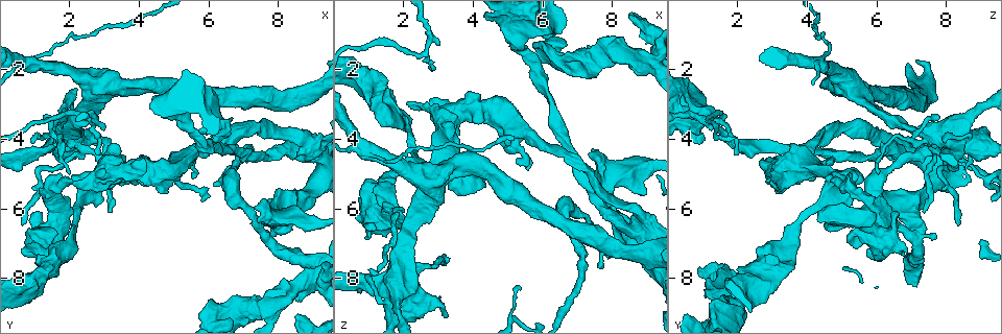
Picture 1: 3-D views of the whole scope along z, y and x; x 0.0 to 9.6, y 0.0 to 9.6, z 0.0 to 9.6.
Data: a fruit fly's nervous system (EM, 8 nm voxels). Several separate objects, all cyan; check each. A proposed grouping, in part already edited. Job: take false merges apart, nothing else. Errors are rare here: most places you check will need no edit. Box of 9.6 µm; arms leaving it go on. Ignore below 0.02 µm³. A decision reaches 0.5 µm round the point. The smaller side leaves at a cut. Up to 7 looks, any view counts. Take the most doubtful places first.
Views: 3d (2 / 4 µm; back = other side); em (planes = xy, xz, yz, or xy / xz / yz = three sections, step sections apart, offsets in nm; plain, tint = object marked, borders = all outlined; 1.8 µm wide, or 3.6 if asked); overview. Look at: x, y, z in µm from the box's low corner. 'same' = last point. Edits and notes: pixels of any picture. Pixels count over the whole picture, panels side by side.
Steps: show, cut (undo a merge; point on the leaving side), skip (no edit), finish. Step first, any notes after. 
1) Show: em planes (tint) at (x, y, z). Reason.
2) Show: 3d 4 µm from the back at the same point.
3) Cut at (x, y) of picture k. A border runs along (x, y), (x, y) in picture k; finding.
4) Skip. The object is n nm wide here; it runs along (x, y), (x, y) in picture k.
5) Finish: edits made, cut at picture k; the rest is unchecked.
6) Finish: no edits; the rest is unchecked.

Show: 3d 2 µm at (8.80, 8.10, 1.70). Abrupt turn.

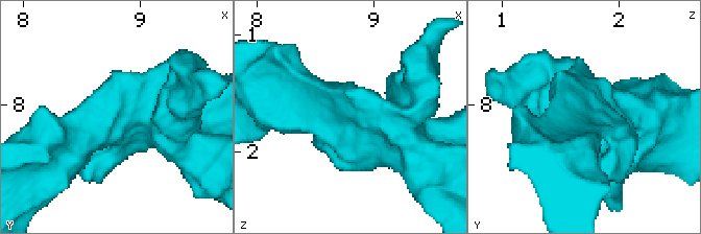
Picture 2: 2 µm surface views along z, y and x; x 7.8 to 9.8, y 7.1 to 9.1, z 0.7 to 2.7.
Show: em planes (plain) at (8.82, 8.14, 1.72). Need the tissue.

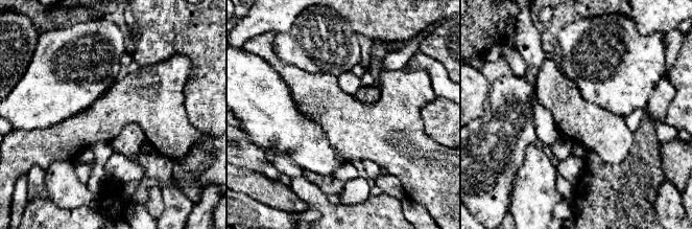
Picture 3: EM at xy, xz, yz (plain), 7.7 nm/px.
Show: em planes (tint) at the same point.

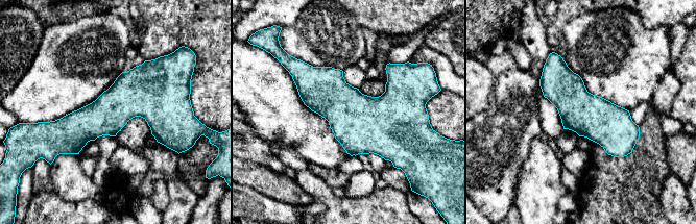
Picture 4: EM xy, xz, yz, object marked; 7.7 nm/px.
Skip. It runs along (552, 55), (557, 81), (627, 151) in picture 4; continuous, no second neuron.

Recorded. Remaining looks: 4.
Show: em planes (tint) at (1.90, 3.85, 7.65). Thin arm on a thick one.

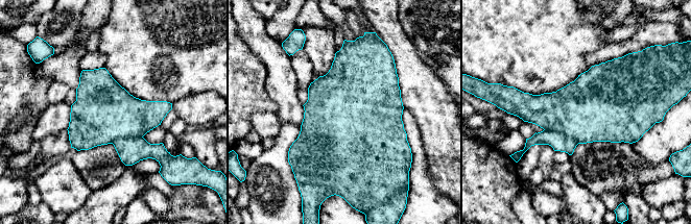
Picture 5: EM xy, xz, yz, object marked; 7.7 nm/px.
Cut at (560, 142) of picture 5. The object is 480 nm wide here; the part that leaves runs along (573, 143), (533, 140), (527, 145) in picture 5; a second neuron is stuck on.

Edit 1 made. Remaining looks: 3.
Show: overview. Redraw.

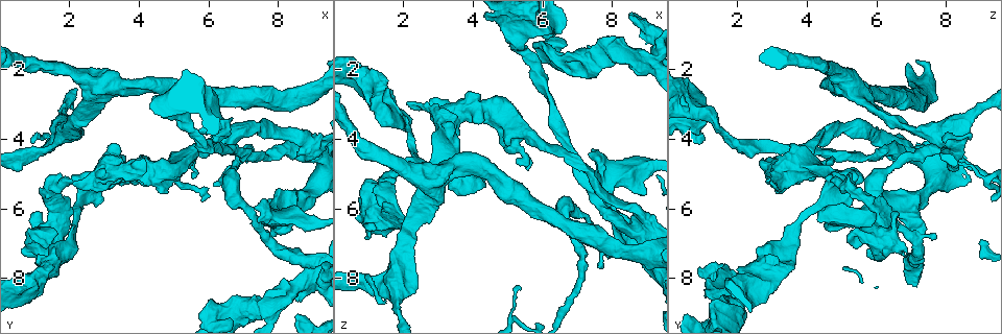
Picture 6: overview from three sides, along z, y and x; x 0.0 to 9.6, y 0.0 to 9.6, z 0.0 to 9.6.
Show: em yz step 4 (tint) at (6.30, 8.95, 1.60). Sharp bend.

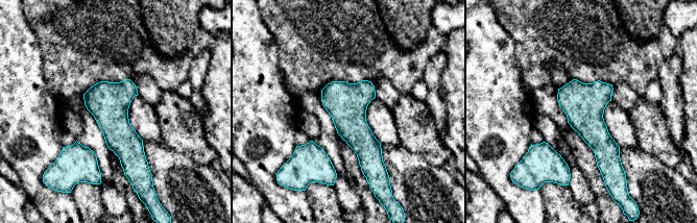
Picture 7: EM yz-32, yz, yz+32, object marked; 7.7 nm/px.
Skip. Continuous, no second neuron.

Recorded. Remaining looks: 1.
Finish: edits made, cut at picture 5; the rest is unchecked.

